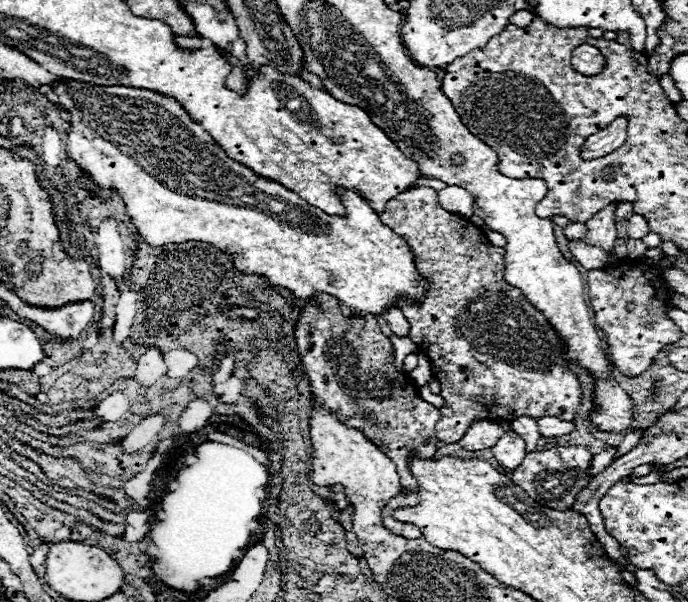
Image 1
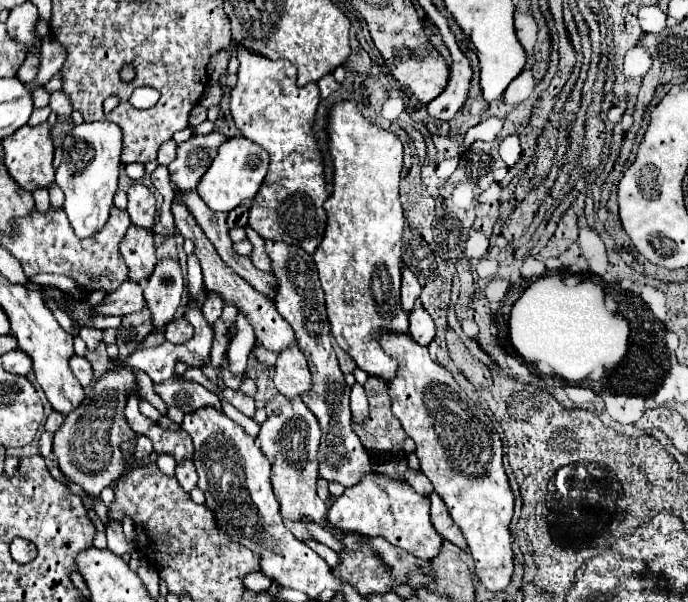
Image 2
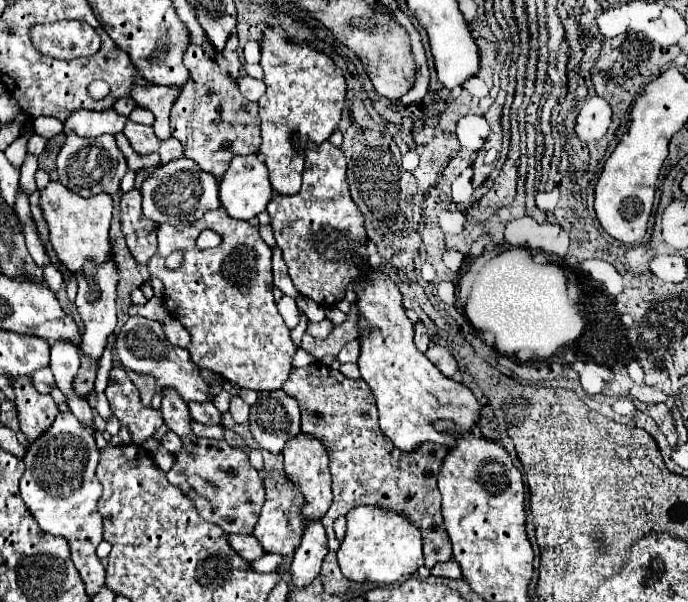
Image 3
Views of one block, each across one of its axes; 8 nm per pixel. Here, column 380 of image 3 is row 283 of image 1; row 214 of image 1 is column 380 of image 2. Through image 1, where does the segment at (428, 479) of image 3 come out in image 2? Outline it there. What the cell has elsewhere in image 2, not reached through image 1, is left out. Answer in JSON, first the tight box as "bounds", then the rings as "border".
{"bounds":[352,376,416,458],"border":[[[370,376],[364,384],[366,394],[368,394],[368,402],[370,402],[370,412],[368,418],[362,424],[354,424],[352,428],[358,434],[358,438],[362,440],[362,446],[366,448],[370,458],[384,458],[384,456],[392,456],[392,458],[408,458],[416,448],[414,448],[414,440],[410,440],[410,436],[406,436],[404,428],[398,424],[396,416],[392,414],[390,408],[390,396],[388,396],[388,388],[386,382],[380,378]]]}

